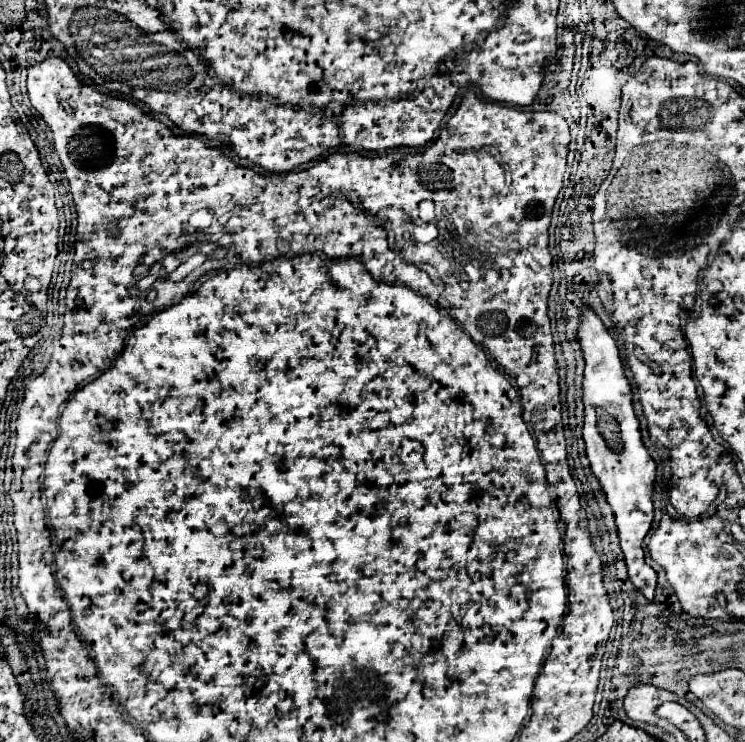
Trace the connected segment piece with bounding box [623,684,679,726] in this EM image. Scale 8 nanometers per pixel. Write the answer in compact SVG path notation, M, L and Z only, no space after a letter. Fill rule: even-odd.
M639 684L627 692L627 696L623 700L623 708L631 720L651 722L651 724L659 726L659 724L665 724L665 720L659 720L655 716L655 708L667 700L677 700L677 698L679 696L673 692L667 692L667 690L649 686L649 684Z

